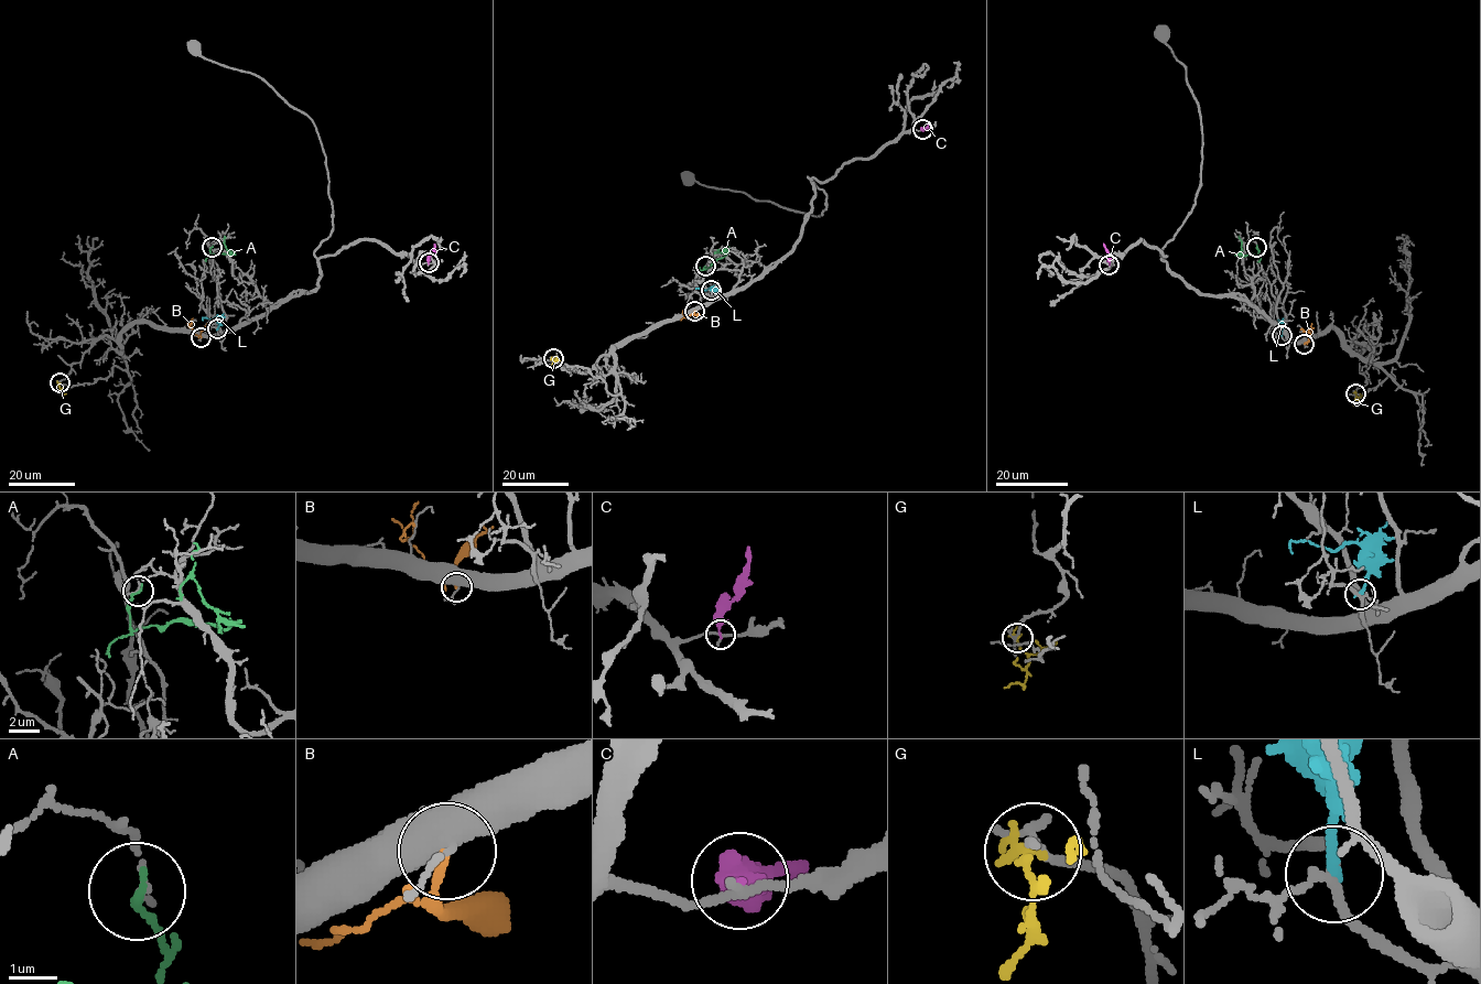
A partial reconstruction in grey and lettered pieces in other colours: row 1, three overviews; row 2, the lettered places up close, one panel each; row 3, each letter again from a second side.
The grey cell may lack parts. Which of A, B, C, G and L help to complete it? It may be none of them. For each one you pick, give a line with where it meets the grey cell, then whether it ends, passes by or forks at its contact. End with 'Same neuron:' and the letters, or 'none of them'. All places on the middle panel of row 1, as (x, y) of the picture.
Same neuron: none of them

